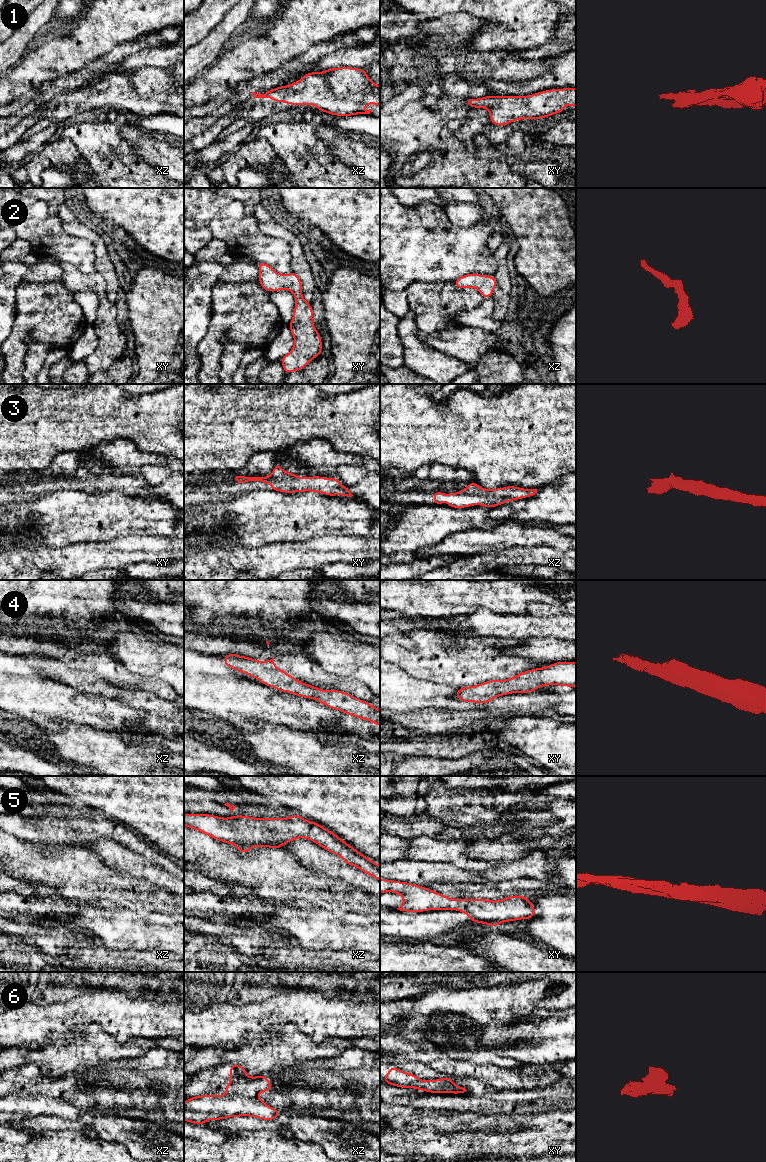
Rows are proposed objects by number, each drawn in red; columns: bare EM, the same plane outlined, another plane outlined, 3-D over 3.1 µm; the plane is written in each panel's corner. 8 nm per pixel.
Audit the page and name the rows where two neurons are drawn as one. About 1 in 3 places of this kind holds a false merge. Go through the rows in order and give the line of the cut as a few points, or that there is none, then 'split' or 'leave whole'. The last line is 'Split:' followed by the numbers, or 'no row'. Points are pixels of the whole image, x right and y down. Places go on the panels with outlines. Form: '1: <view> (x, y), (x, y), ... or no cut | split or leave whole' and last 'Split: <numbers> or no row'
1: no cut | leave whole
2: no cut | leave whole
3: no cut | leave whole
4: no cut | leave whole
5: no cut | leave whole
6: xz (233, 1093), (239, 1096), (257, 1097) | split
Split: 6

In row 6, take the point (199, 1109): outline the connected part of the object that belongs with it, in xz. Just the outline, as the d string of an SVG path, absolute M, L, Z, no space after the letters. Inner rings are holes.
M200 1095L189 1097L184 1103L184 1121L203 1125L209 1120L222 1120L230 1117L255 1117L274 1121L281 1114L262 1099L238 1095Z

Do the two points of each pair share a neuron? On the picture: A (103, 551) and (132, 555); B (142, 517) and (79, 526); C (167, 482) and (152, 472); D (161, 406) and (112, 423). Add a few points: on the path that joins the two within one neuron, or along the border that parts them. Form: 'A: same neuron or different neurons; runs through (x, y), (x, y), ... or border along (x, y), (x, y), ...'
A: same neuron; runs through (110, 553), (125, 553)
B: same neuron; runs through (126, 517), (95, 517)
C: same neuron; runs through (163, 480), (156, 476)
D: same neuron; runs through (149, 418), (124, 419)

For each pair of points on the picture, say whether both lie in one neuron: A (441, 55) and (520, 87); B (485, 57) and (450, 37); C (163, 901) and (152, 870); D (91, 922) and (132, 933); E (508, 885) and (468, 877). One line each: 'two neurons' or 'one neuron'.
A: two neurons
B: one neuron
C: two neurons
D: one neuron
E: two neurons

